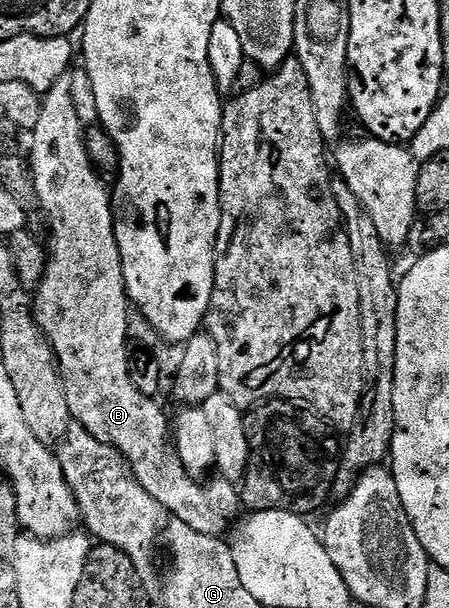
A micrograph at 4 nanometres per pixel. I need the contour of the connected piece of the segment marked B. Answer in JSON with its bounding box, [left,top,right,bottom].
[28,76,240,537]

